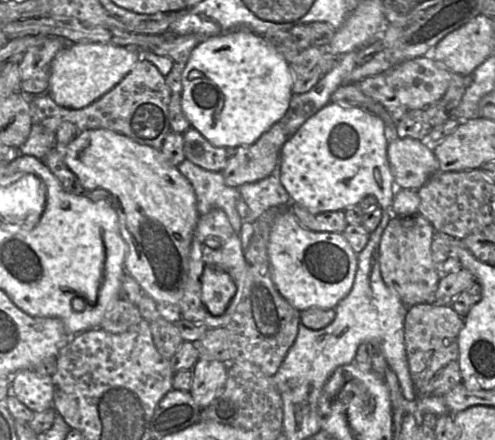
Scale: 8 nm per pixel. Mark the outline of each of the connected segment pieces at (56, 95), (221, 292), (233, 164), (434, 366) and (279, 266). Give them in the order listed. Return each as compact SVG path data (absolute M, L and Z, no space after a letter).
M92 42L71 43L64 46L51 62L48 94L61 107L85 108L115 87L140 59L140 52L131 47Z
M205 265L202 275L202 302L212 315L224 314L236 291L236 284L227 271L216 265Z
M281 122L275 123L261 138L250 146L239 146L233 157L228 158L223 172L226 185L239 188L243 184L267 178L275 169L281 150L289 139Z
M418 304L408 308L404 321L404 341L414 387L425 387L448 363L458 360L459 334L464 325L451 305Z
M287 210L272 228L268 254L277 290L300 312L309 308L335 309L351 291L358 260L342 233L311 231Z

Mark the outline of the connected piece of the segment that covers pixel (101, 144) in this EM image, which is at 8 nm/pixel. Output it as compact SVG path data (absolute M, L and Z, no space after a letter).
M107 129L81 131L64 148L63 153L66 165L86 191L105 189L116 199L120 234L126 243L126 273L138 282L144 294L161 306L161 316L173 322L180 319L178 304L188 282L191 244L201 216L197 208L197 196L190 181L177 167L167 162L161 150Z

